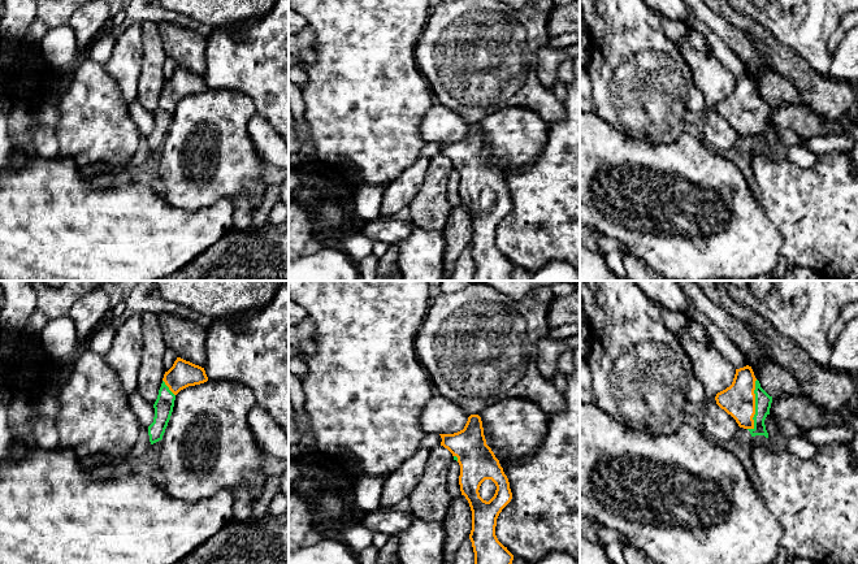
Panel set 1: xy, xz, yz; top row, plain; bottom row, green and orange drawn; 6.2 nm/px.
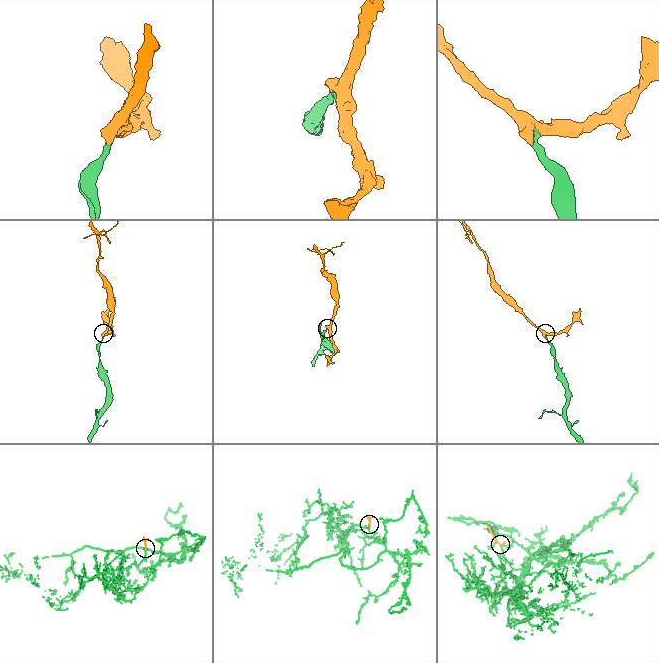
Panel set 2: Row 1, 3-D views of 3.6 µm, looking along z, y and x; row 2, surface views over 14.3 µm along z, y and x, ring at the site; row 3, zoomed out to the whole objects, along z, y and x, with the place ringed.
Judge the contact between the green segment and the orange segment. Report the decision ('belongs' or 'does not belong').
belongs

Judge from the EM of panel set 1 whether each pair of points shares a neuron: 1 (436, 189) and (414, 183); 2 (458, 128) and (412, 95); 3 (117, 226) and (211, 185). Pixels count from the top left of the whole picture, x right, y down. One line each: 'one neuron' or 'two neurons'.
1: two neurons
2: two neurons
3: two neurons

